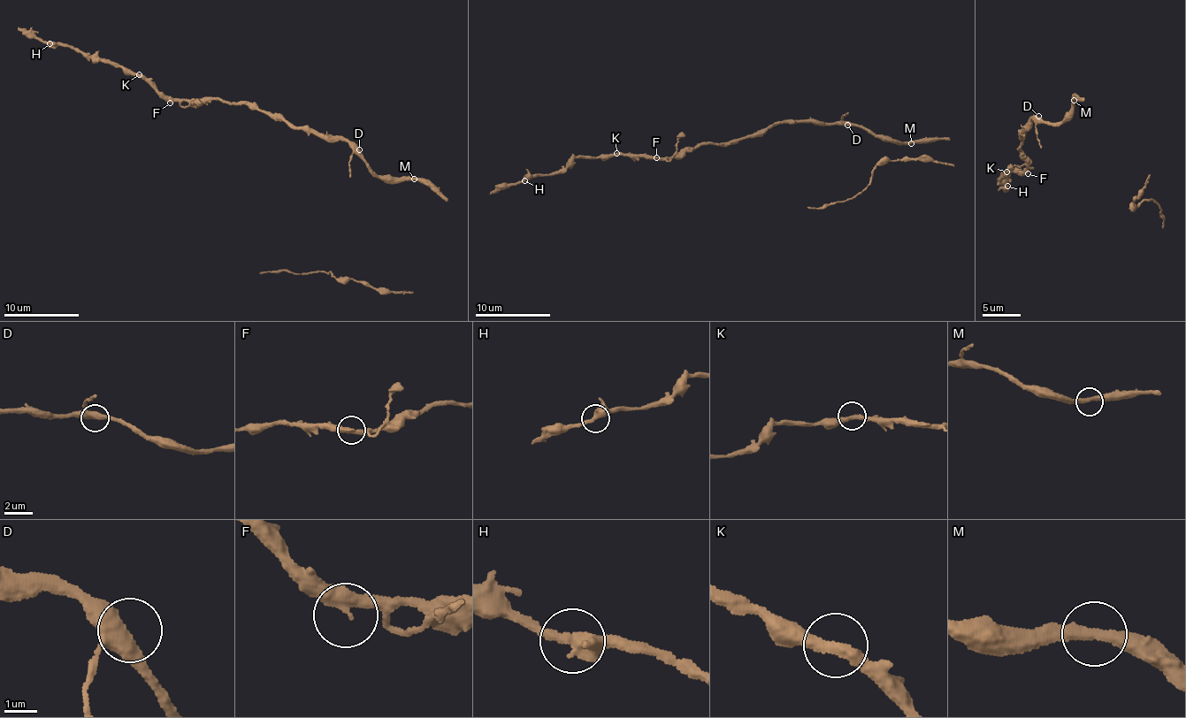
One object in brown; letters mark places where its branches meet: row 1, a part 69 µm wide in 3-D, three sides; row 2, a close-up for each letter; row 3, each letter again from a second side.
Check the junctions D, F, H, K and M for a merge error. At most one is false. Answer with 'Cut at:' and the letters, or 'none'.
Cut at: none

